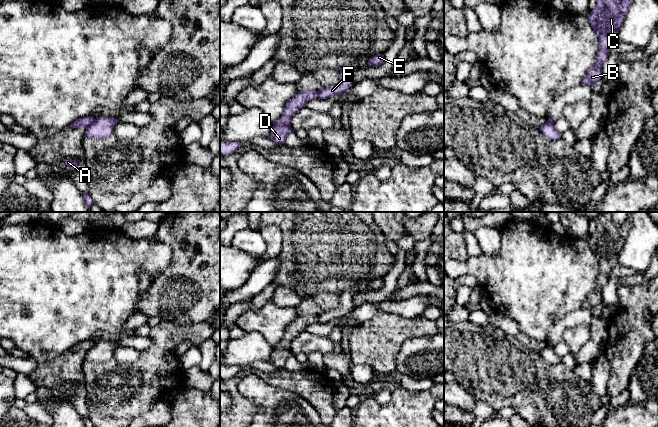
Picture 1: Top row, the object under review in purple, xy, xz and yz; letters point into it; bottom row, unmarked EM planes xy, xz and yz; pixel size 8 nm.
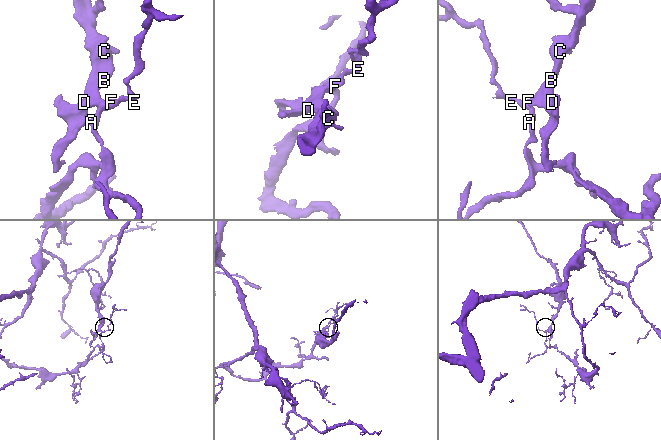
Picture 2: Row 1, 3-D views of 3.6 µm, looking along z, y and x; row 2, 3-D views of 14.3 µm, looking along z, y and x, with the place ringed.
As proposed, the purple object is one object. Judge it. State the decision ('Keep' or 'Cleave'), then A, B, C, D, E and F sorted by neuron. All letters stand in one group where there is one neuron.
Cleave. Groups: A E F / B C D

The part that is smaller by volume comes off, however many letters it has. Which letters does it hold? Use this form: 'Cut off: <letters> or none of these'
Cut off: B, C, D

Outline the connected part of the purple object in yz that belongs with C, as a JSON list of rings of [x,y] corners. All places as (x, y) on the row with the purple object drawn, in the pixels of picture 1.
[[[596,0],[595,8],[588,20],[599,38],[599,50],[594,66],[582,81],[593,85],[602,78],[602,67],[610,54],[610,49],[618,39],[618,32],[627,16],[632,0]]]

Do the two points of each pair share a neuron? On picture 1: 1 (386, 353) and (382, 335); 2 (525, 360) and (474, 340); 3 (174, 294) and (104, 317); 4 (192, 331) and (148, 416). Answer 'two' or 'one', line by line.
1: one
2: one
3: two
4: two

